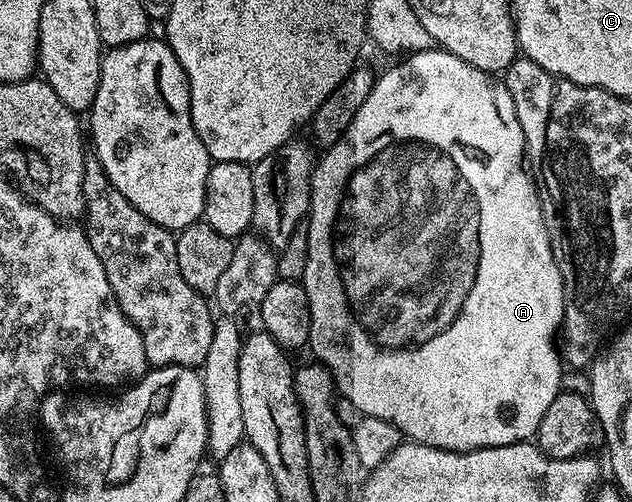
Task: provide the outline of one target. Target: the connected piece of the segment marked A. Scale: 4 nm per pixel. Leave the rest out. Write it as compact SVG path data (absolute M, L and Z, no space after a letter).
M439 47L422 50L420 53L409 53L403 59L397 60L397 65L392 65L384 74L375 78L370 95L362 107L354 115L350 127L327 150L324 158L315 162L312 171L312 203L310 212L306 218L308 227L308 258L306 259L306 271L302 278L302 284L308 296L310 307L310 349L316 352L315 360L326 366L332 373L332 380L339 396L350 399L354 407L365 417L377 417L386 419L386 423L394 423L401 434L409 442L417 445L429 445L435 449L448 449L451 453L469 453L472 449L489 449L490 447L502 447L513 445L519 441L528 441L535 438L536 428L542 423L542 415L546 415L546 407L554 403L554 399L562 392L562 376L560 377L560 365L562 357L558 352L558 334L562 329L564 320L564 284L562 275L558 271L558 263L554 259L554 251L550 247L550 235L542 215L540 195L536 182L526 168L526 146L522 123L518 123L518 111L514 111L514 99L510 99L510 91L503 83L496 85L489 74L482 72L478 67L470 67L458 55L450 55Z

